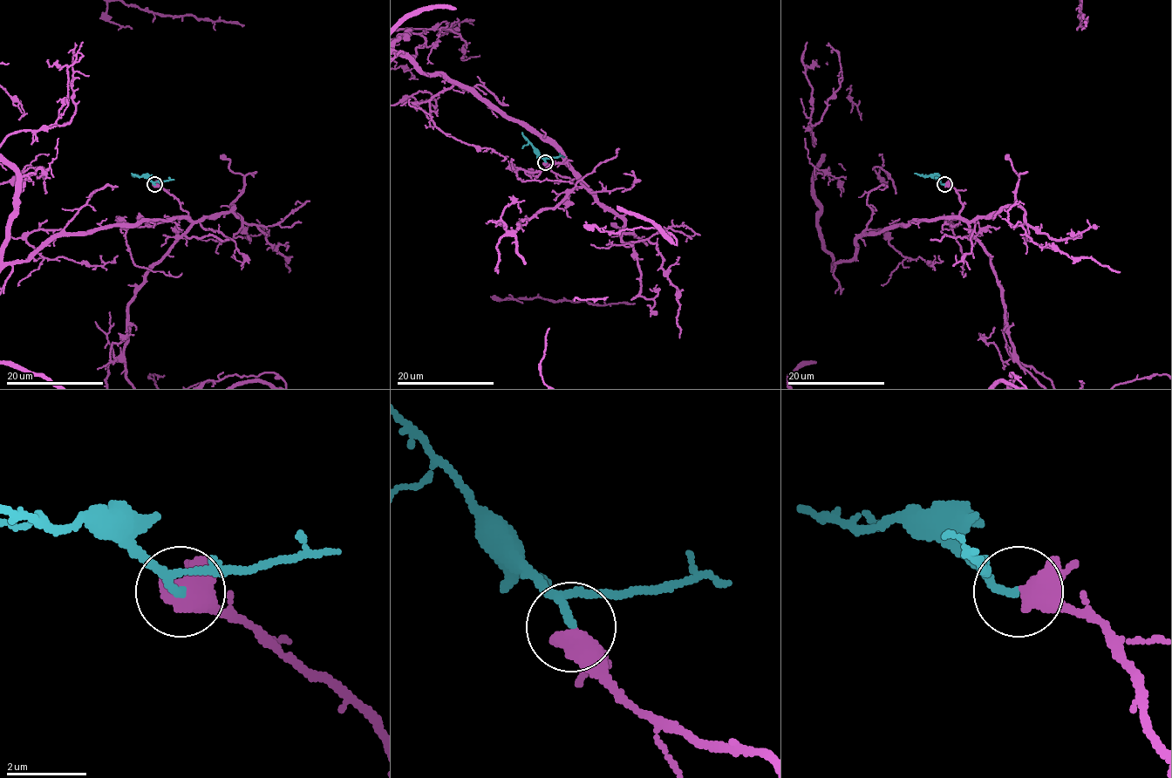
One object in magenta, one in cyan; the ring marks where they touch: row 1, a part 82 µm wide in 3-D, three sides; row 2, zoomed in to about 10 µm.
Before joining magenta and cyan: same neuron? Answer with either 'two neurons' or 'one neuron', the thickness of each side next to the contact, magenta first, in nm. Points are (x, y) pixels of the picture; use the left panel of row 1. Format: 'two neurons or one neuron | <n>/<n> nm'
one neuron | 460/150 nm

